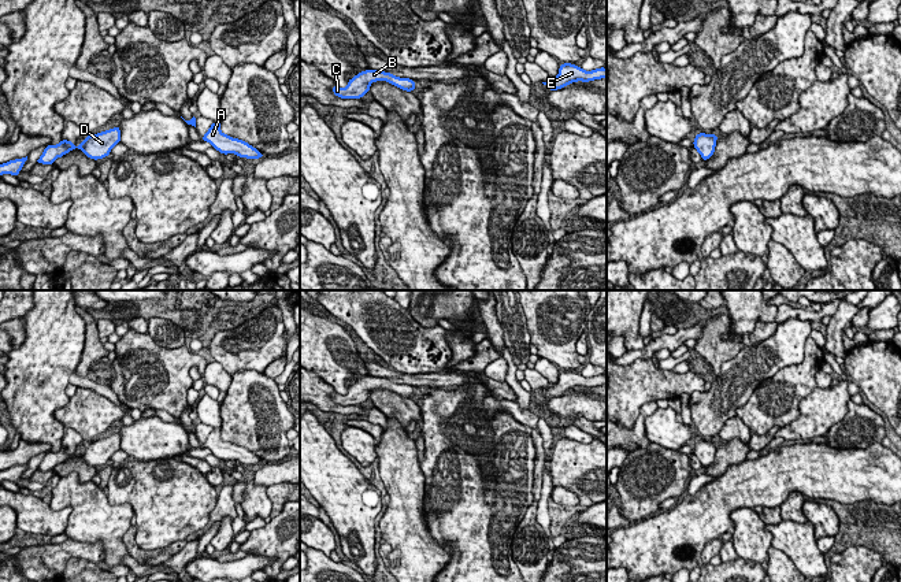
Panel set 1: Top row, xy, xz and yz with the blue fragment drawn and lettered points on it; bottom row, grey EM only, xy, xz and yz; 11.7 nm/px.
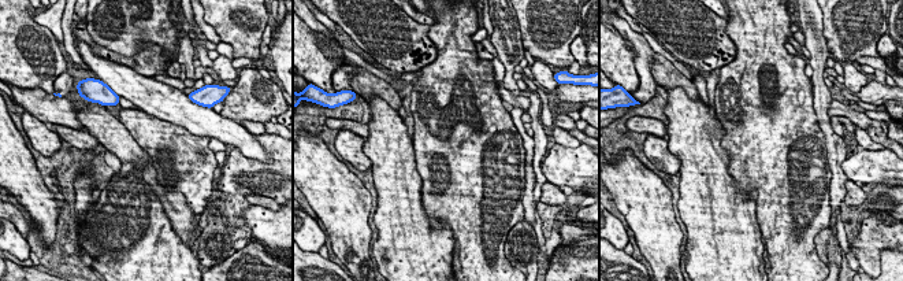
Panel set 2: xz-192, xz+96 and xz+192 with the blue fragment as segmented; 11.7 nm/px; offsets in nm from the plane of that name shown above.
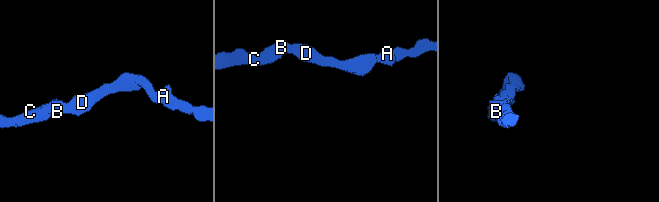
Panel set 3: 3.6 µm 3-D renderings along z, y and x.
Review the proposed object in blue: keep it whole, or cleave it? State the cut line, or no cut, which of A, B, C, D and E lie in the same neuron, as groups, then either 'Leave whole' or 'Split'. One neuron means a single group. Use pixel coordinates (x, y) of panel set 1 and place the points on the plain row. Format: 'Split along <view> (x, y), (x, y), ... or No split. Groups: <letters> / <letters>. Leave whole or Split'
No split. Groups: A B C D E. Leave whole

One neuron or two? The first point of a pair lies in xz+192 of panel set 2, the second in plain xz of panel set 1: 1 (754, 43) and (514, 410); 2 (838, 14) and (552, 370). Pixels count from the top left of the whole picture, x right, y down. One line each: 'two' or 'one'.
1: two
2: two

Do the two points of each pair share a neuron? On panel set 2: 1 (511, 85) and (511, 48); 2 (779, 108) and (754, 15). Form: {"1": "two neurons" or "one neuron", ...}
{"1": "one neuron", "2": "one neuron"}

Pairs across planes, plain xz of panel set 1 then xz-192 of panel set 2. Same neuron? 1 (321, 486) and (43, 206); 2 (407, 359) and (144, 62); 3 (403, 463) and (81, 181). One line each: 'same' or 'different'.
1: same
2: same
3: same

